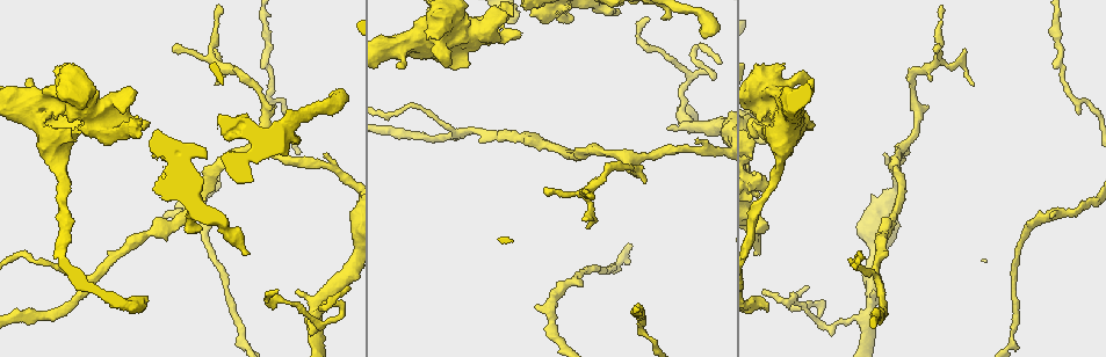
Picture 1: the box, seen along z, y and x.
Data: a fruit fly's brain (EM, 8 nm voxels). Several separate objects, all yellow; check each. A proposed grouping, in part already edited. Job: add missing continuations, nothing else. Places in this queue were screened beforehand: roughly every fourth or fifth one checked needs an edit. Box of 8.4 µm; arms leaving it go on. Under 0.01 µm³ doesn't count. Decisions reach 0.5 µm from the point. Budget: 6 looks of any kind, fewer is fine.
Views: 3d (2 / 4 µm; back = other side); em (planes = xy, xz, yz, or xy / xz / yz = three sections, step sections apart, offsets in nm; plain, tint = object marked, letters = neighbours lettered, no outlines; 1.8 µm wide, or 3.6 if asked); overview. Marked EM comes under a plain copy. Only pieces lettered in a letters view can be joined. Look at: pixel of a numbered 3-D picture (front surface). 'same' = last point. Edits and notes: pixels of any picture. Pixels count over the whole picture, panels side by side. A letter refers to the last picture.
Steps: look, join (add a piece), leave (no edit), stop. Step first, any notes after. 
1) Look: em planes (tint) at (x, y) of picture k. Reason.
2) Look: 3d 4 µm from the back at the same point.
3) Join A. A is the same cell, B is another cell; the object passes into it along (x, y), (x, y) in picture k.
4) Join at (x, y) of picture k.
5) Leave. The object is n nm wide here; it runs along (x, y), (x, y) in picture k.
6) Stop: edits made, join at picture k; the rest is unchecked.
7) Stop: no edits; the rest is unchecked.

Look: 3d 2 µm from the back at (340, 94) of picture 1. An open end.

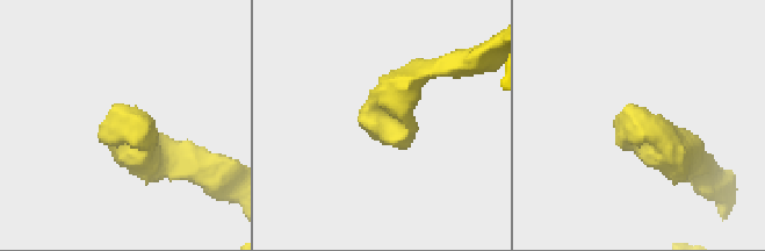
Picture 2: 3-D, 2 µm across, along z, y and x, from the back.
Look: em planes (letters) at (383, 142) of picture 2. Now the EM.

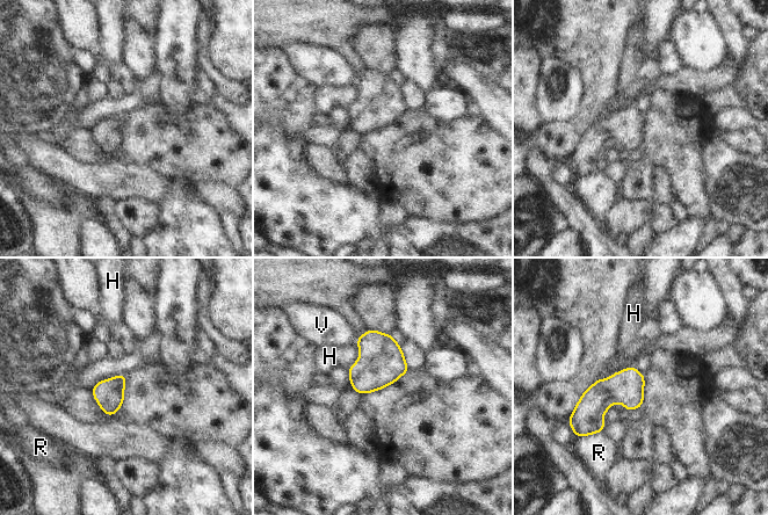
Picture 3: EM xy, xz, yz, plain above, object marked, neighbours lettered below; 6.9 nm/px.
Leave. H, R and V are other cells; none of them fits.

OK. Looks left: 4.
Look: em xz step 8 (letters) at (758, 253) of picture 1. Free end.

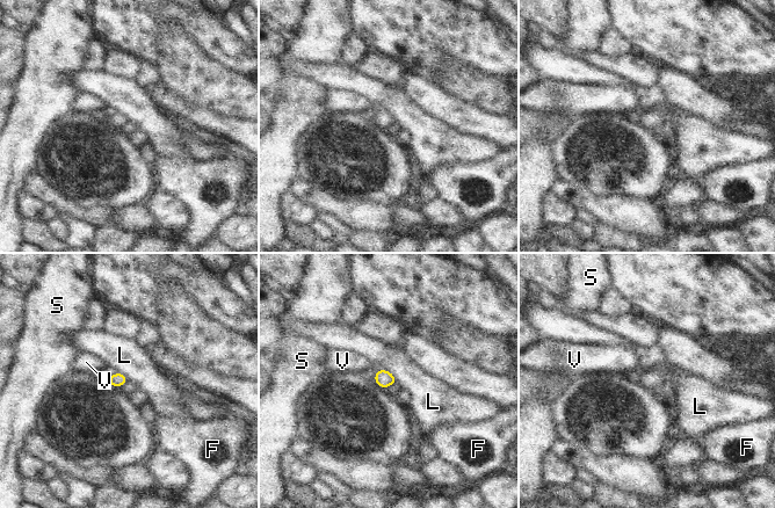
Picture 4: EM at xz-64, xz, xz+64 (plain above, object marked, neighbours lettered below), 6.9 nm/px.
Leave. F, L, S and V are other cells; no lettered piece goes on from it.

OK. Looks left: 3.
Look: 3d 2 µm at (511, 20) of picture 1. Long arm stops here.

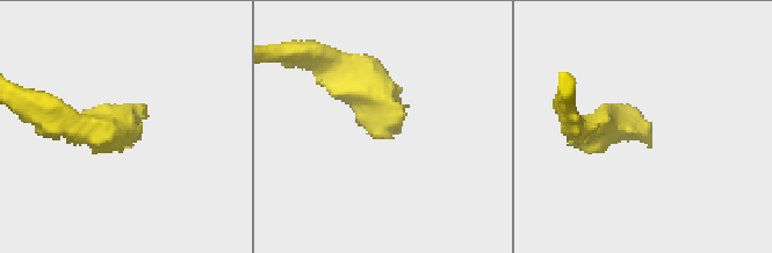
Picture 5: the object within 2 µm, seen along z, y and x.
Look: em planes (letters) at (387, 133) of picture 5. Need the tissue.

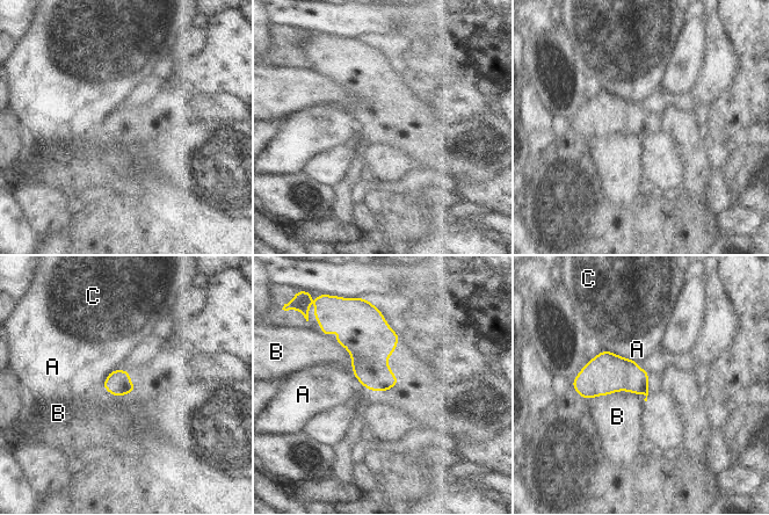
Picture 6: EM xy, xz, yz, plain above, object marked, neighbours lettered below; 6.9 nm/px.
Leave. The object is 170 nm wide here; A, B and C are other cells; a border runs along (623, 391), (614, 391), (590, 398) in picture 6; no lettered piece goes on from it.

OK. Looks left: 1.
Stop: no edits; the rest is unchecked.

